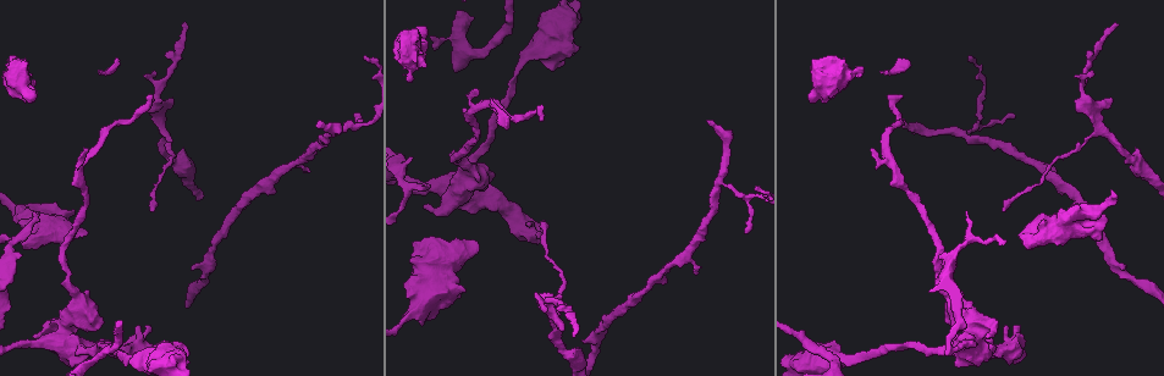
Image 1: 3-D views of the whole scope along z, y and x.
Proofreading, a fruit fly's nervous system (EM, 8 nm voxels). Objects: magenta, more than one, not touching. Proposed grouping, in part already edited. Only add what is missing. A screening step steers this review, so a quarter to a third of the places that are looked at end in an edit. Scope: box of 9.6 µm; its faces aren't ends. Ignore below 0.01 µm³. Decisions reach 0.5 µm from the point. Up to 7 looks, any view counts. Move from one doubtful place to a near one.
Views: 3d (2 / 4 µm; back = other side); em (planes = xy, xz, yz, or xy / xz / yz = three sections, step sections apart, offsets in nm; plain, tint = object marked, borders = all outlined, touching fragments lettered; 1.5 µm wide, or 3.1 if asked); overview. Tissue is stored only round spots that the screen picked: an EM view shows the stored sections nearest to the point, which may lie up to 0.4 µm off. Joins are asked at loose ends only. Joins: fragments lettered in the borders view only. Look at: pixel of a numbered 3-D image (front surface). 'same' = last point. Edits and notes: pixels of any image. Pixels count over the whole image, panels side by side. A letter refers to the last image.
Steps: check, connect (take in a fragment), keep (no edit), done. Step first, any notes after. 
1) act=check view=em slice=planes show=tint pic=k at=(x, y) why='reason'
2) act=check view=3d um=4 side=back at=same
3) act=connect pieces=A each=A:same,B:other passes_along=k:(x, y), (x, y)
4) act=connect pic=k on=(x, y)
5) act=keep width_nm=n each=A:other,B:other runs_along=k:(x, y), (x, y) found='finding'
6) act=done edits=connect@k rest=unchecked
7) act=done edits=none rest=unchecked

act=check view=3d um=2 pic=1 at=(864, 67) why='stops while still wide'

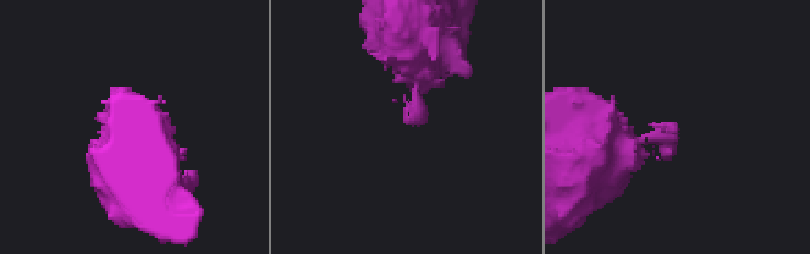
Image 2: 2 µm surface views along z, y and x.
act=check view=em slice=xy step=4 show=tint pic=2 at=(408, 121)

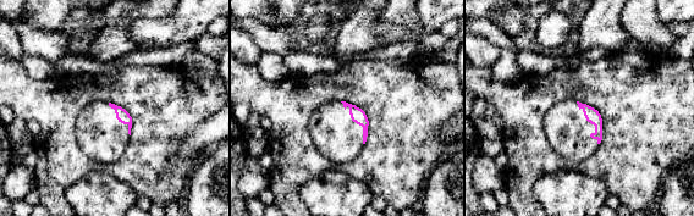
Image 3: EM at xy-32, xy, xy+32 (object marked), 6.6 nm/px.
act=check view=em slice=planes show=borders at=same

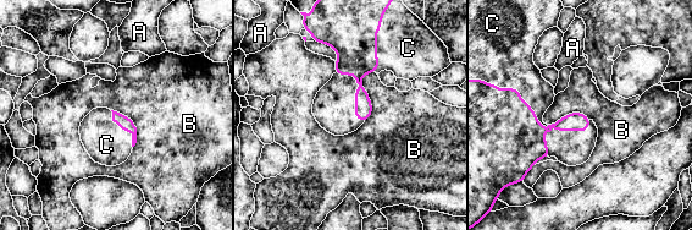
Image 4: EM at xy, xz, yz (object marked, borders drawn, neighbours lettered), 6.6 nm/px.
act=connect pieces=C each=A:other,B:other,C:same found='it goes on there'

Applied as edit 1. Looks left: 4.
act=check view=em slice=xy step=4 show=borders pic=1 at=(707, 122) why='branch stops here'

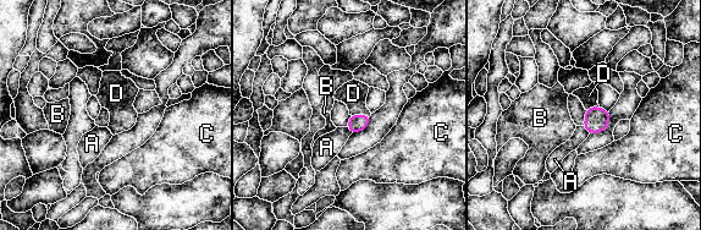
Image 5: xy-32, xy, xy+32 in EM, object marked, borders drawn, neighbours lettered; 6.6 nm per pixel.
act=connect pieces=D width_nm=110 each=A:other,B:other,C:other,D:same passes_along=5:(357, 122), (360, 115), (353, 93) found='it goes on there'

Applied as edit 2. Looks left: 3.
act=check view=overview

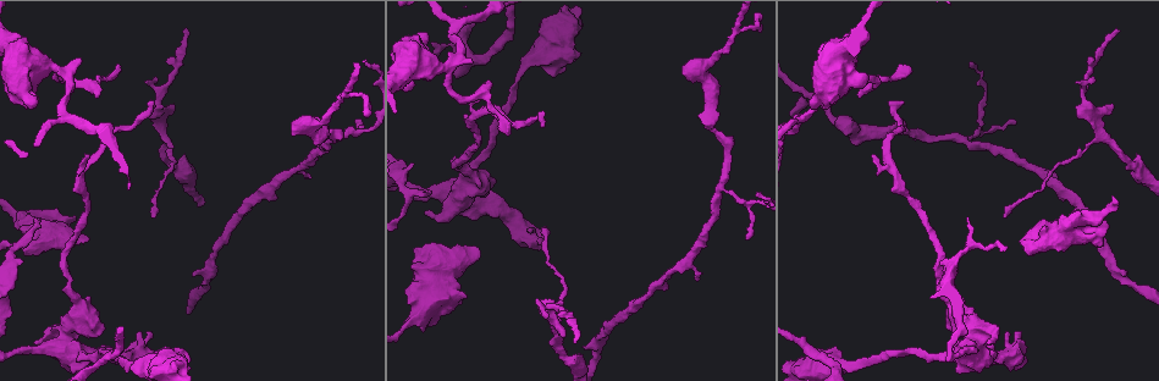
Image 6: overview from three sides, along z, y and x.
act=check view=3d um=2 pic=6 at=(35, 343) why='free end'

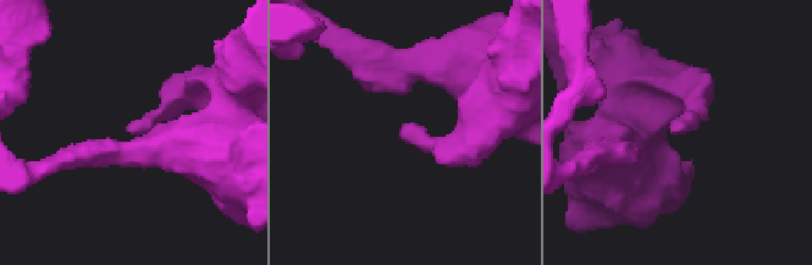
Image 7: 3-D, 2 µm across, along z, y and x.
act=check view=em slice=planes show=borders pic=7 at=(402, 128)

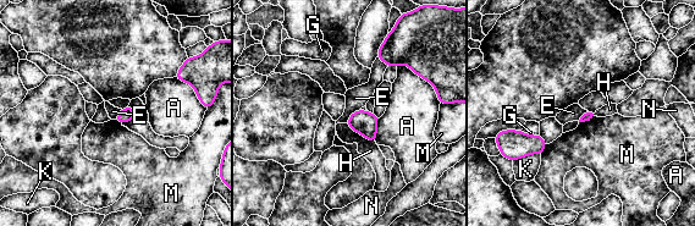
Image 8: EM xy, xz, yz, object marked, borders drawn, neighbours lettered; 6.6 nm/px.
act=keep longest_contact=H:240nm each=A:other,E:other,G:other,H:other,K:other,M:other,N:other border=8:(360, 108), (346, 122) found='no lettered fragment goes on from it'

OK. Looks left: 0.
act=done edits=connect@4,connect@5 rest=unchecked

